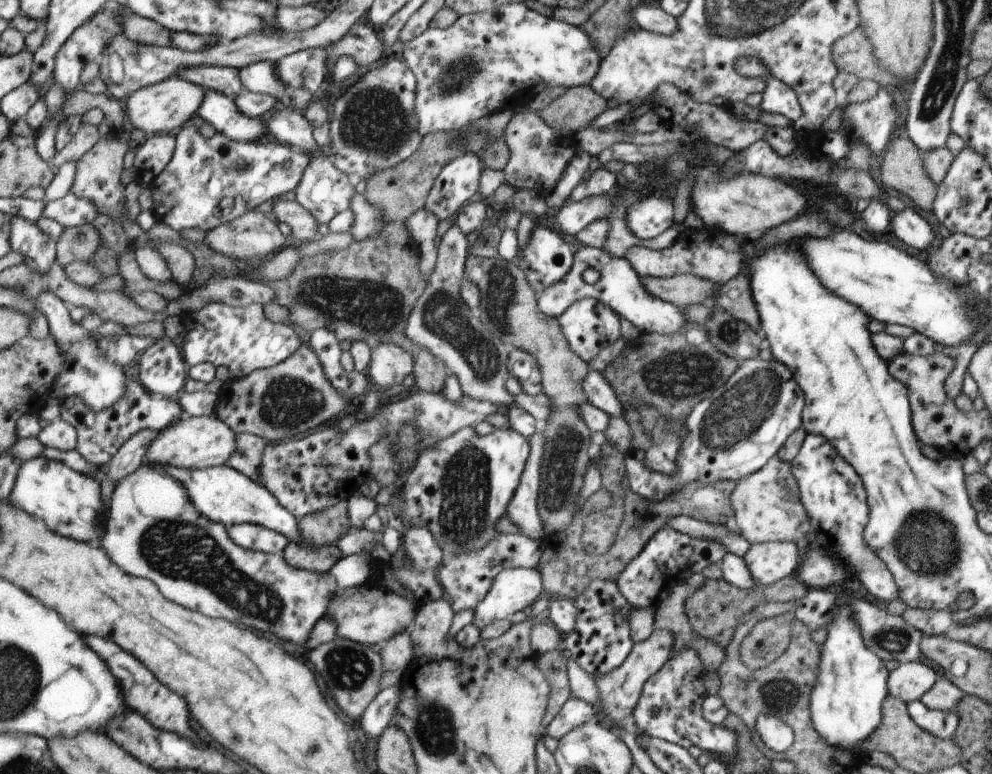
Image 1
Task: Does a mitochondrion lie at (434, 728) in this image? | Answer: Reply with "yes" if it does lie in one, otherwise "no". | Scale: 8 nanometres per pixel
yes

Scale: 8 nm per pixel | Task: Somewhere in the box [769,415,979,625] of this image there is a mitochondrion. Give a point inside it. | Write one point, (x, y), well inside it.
(926, 550)

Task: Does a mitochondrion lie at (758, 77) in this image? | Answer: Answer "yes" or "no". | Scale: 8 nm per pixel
no

